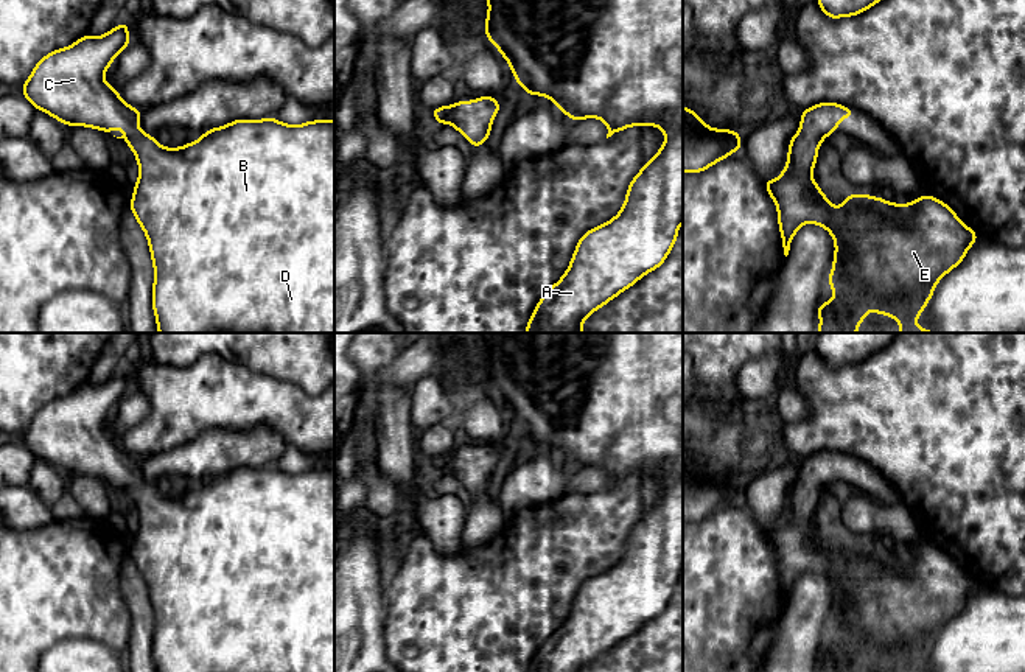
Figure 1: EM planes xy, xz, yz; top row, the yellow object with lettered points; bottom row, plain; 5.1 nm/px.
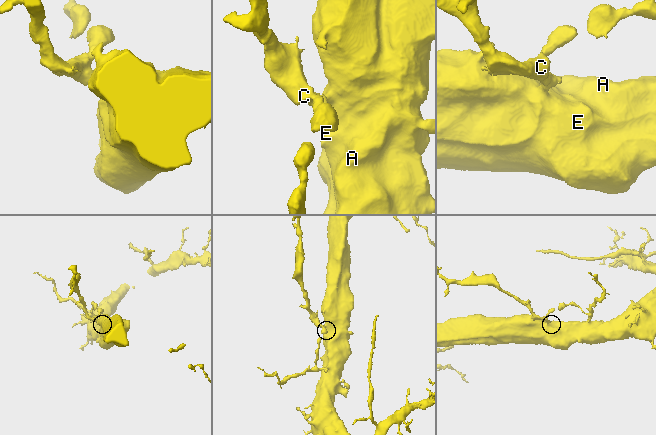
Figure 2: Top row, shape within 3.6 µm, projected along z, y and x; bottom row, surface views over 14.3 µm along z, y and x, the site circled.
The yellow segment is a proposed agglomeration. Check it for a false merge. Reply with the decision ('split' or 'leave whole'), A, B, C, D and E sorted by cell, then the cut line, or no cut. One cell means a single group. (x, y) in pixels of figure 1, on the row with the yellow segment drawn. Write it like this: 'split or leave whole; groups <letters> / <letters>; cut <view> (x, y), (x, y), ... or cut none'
leave whole; groups A B C D E; cut none

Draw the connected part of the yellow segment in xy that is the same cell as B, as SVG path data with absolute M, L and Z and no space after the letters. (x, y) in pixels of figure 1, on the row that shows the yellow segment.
M129 22L114 26L109 33L96 37L87 34L70 47L58 48L44 56L22 86L22 93L34 109L47 112L67 126L86 126L112 134L115 128L126 132L121 137L134 151L138 162L138 180L129 208L143 229L154 266L152 310L159 333L334 333L334 120L313 120L297 126L277 118L246 120L240 118L221 128L208 129L198 142L180 148L165 148L151 134L143 132L140 124L142 110L124 103L120 93L104 81L104 72L132 39L128 34Z

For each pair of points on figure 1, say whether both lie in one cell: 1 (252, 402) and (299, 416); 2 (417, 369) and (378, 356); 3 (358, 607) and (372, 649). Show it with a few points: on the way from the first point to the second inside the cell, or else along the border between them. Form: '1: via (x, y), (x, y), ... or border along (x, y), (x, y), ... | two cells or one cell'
1: via (263, 402), (288, 409) | one cell
2: border along (400, 349), (378, 374), (377, 389) | two cells
3: via (358, 618), (358, 635), (361, 638) | one cell

